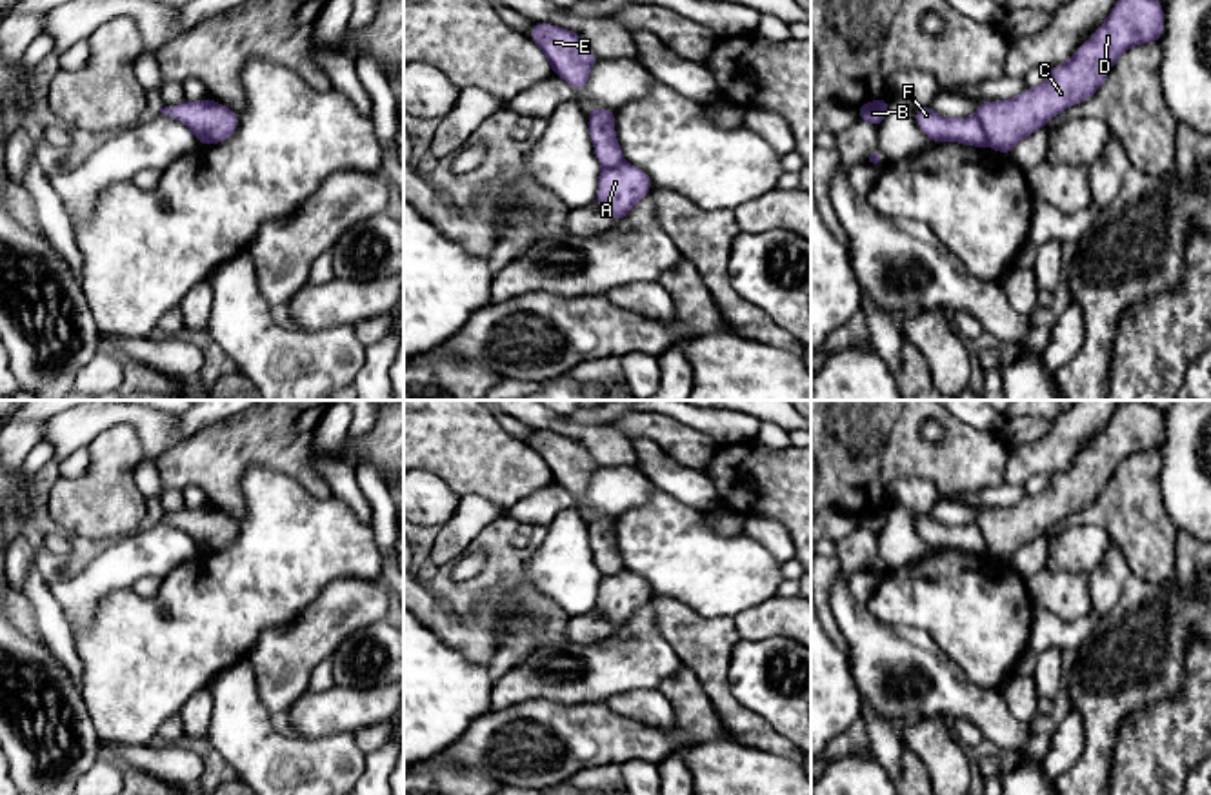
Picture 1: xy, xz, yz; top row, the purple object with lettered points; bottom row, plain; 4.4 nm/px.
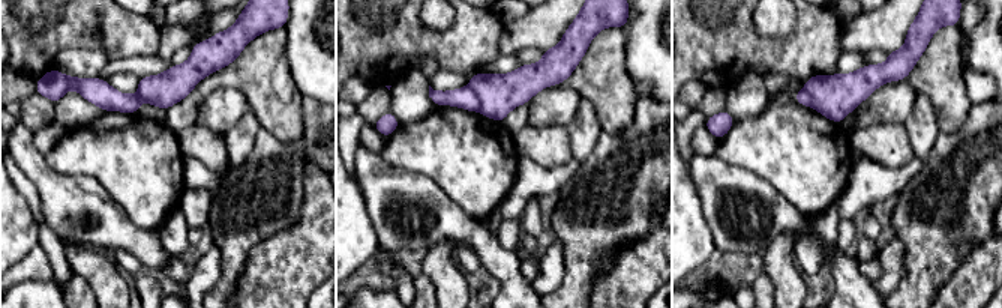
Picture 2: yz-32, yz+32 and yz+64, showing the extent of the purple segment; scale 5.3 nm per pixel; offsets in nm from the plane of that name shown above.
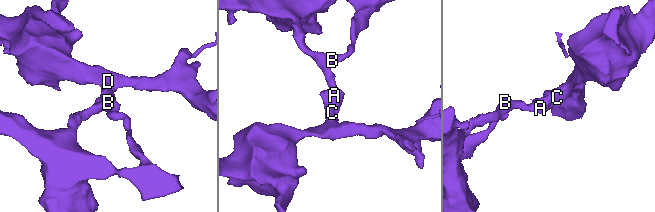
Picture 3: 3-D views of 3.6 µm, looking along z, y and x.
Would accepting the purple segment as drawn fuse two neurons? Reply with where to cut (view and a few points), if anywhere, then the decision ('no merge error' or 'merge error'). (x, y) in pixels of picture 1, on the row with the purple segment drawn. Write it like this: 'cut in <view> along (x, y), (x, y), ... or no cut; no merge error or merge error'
cut in yz along (975, 115), (986, 142); merge error

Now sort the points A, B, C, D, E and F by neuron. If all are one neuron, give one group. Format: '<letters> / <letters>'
A C D / B E F

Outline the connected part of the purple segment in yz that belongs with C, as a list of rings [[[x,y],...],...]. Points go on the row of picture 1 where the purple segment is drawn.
[[[1116,0],[1095,35],[1067,64],[1051,65],[1049,78],[1011,100],[976,102],[986,144],[1004,155],[1042,129],[1060,111],[1091,98],[1115,62],[1133,45],[1160,42],[1164,5],[1158,0]]]

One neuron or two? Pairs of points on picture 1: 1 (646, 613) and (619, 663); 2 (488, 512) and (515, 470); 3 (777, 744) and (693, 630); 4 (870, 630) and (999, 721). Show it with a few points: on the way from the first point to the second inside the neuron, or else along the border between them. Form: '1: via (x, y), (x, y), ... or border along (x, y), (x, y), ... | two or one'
1: via (642, 626), (639, 643), (631, 650) | one
2: border along (460, 497), (484, 495), (502, 512) | two
3: via (746, 723), (720, 697), (710, 661) | one
4: via (902, 657), (922, 661), (966, 701) | one

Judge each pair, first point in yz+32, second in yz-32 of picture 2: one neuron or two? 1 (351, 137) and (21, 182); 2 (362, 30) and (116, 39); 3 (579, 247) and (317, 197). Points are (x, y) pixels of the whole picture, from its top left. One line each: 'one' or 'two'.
1: one
2: one
3: two

